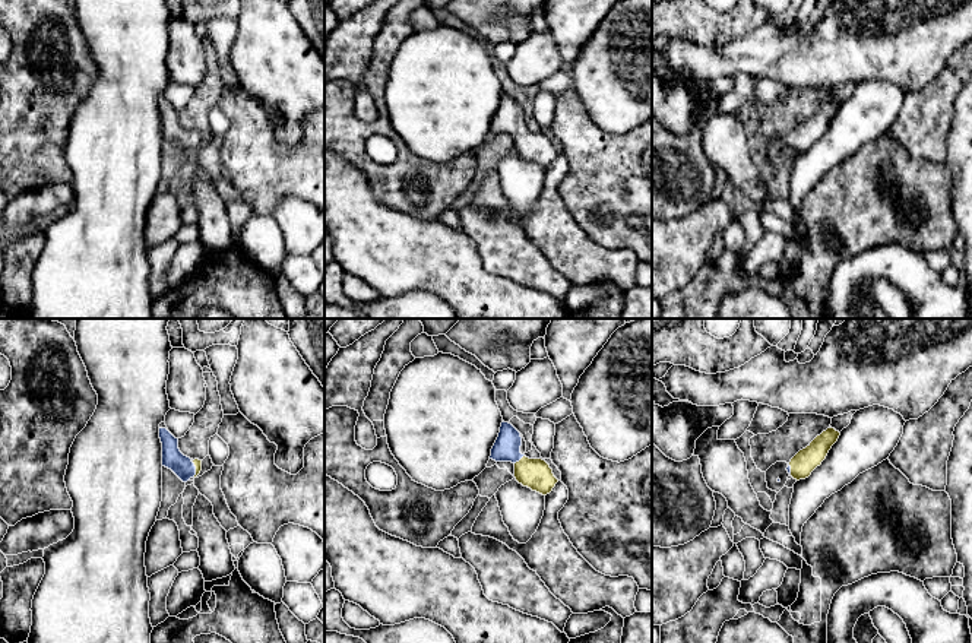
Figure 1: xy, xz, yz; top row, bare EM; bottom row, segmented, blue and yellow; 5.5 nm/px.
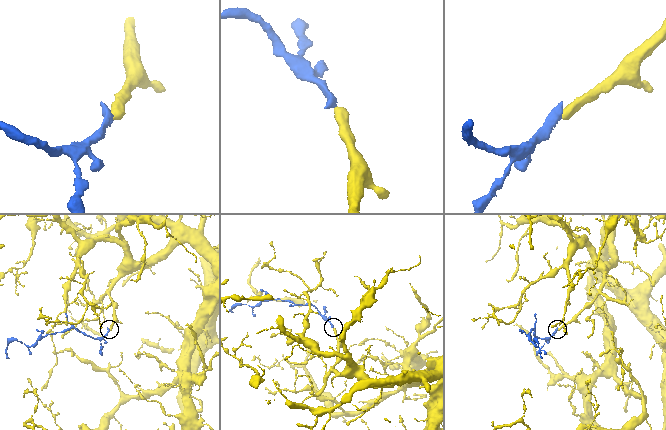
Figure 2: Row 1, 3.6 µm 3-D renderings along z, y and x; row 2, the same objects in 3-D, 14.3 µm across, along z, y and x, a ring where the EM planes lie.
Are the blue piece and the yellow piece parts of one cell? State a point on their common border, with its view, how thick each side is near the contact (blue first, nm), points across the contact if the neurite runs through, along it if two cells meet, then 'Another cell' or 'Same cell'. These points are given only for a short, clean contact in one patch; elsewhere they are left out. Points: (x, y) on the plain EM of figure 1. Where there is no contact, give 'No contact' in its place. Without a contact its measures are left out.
Touches blue at xz (519, 132). Thickness 140 nm (blue) against 170 nm. Path across: xz (507, 119), (519, 132), (535, 146). Same cell

